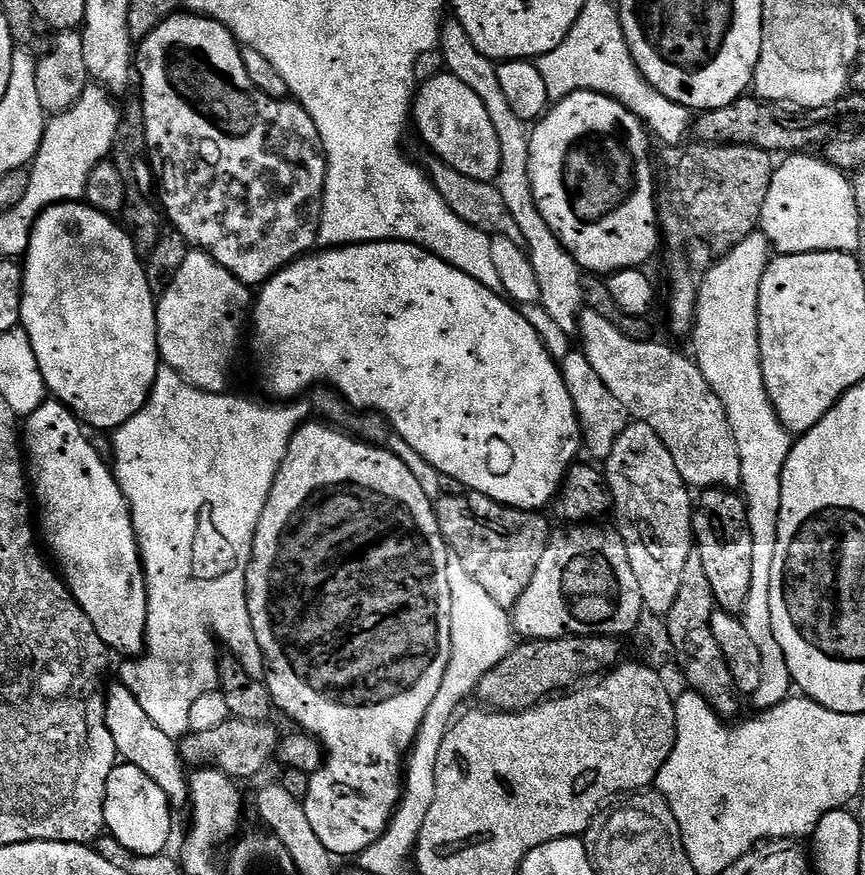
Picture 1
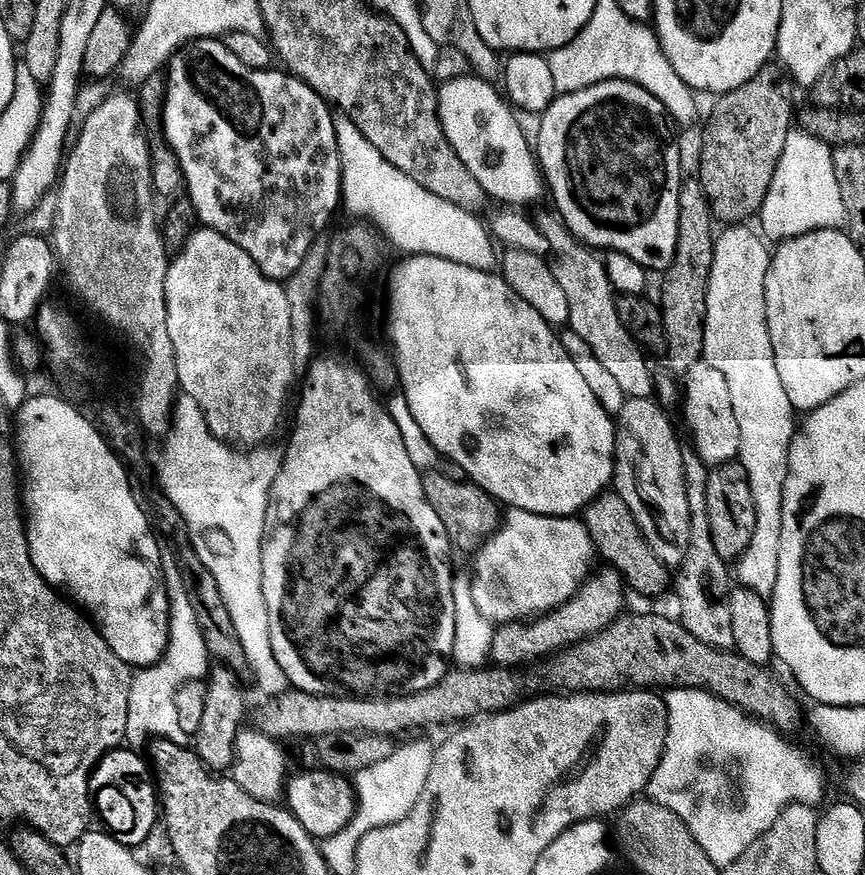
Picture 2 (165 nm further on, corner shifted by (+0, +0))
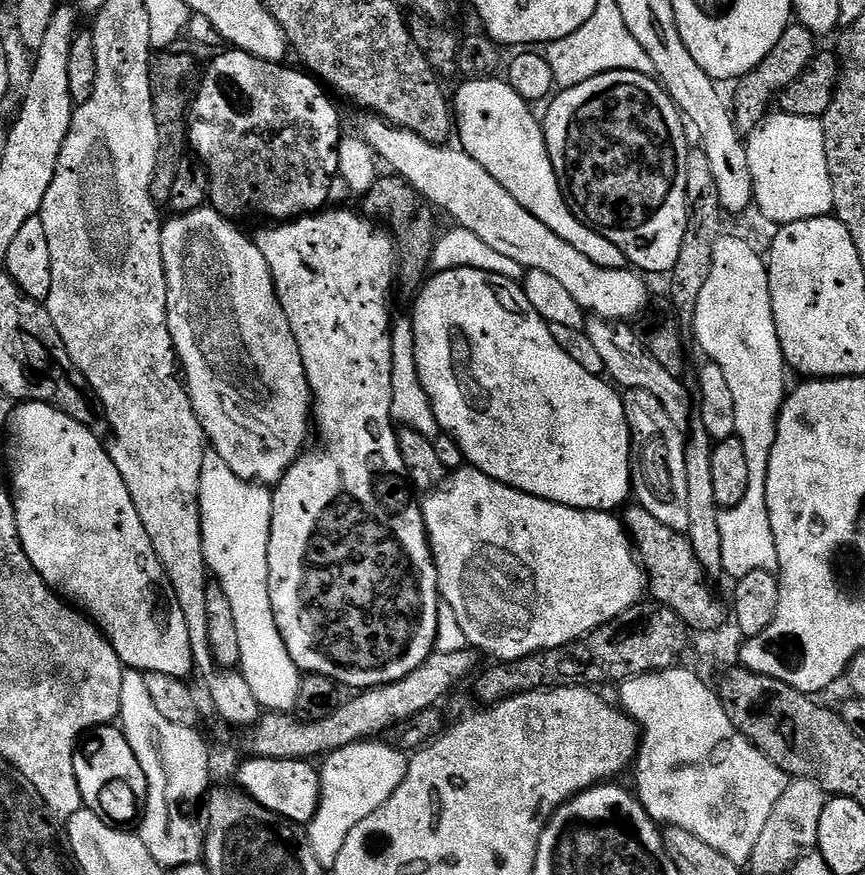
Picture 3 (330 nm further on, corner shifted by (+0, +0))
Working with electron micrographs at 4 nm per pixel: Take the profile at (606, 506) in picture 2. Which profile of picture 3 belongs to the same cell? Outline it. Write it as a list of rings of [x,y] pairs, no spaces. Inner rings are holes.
[[[637,503],[623,509],[622,523],[632,537],[638,559],[646,573],[647,591],[656,604],[674,610],[688,628],[696,632],[714,630],[726,623],[724,604],[712,593],[712,588],[708,585],[710,577],[702,562],[698,562],[698,554],[694,552],[694,546],[685,533],[670,530],[670,526],[662,526],[662,522],[658,522],[658,518],[650,514],[650,510]]]

